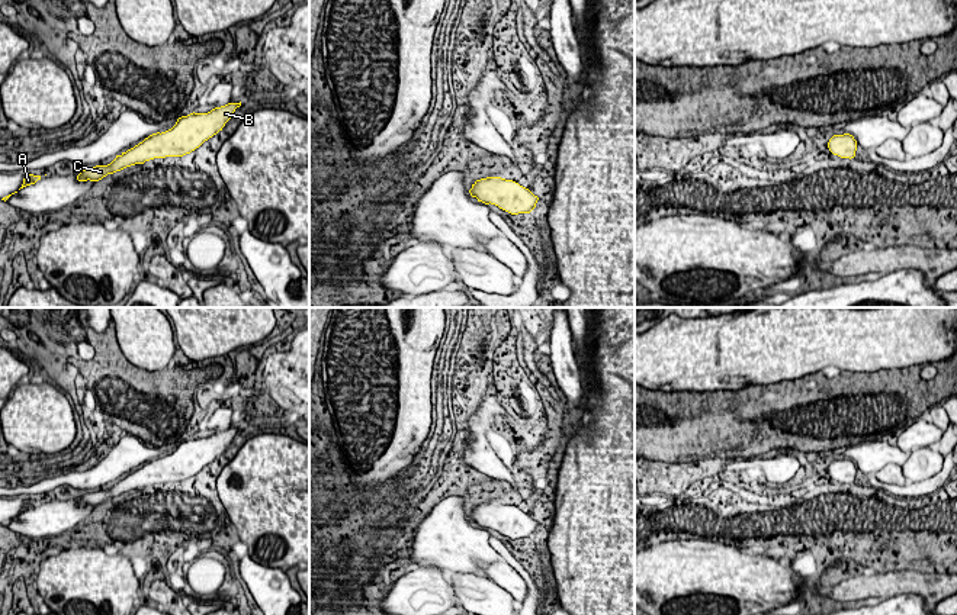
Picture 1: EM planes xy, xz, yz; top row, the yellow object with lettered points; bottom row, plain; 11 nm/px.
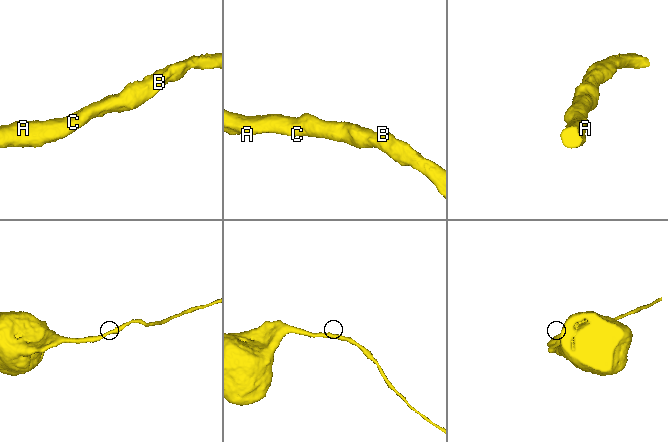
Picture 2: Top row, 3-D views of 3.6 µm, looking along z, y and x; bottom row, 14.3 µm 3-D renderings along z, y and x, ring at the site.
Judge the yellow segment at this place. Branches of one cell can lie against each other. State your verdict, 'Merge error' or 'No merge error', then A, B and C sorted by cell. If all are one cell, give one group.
No merge error. Groups: A B C

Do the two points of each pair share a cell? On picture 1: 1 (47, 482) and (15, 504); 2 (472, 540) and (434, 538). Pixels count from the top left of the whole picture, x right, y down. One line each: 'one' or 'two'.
1: two
2: one

